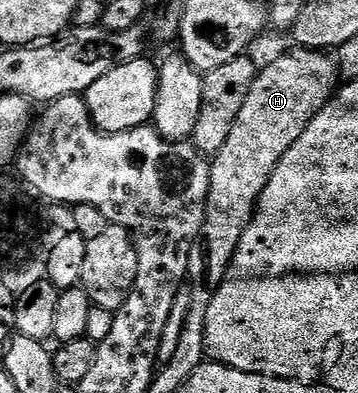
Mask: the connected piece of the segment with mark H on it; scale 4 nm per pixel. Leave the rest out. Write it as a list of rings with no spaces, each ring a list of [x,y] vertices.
[[[293,48],[287,54],[282,54],[279,58],[274,58],[265,67],[259,69],[258,78],[252,84],[252,88],[248,92],[248,100],[244,100],[244,108],[240,108],[240,116],[236,116],[236,124],[232,124],[232,133],[228,136],[228,140],[224,140],[224,148],[220,148],[220,152],[213,155],[210,164],[210,187],[208,188],[208,200],[206,201],[206,219],[204,220],[204,228],[202,236],[192,248],[192,256],[190,257],[189,281],[193,282],[211,282],[217,284],[225,280],[228,268],[232,264],[232,260],[236,256],[236,248],[240,244],[240,240],[244,236],[244,232],[248,228],[248,224],[254,215],[254,209],[258,207],[260,196],[264,192],[264,188],[268,184],[268,180],[272,180],[272,172],[276,172],[276,164],[280,164],[280,160],[284,160],[284,152],[288,152],[288,148],[292,148],[292,144],[296,144],[296,140],[300,140],[300,136],[304,136],[304,128],[308,128],[308,124],[312,124],[312,120],[319,112],[330,103],[330,99],[334,97],[340,86],[340,66],[337,61],[329,53],[320,50],[307,50],[305,48]]]

